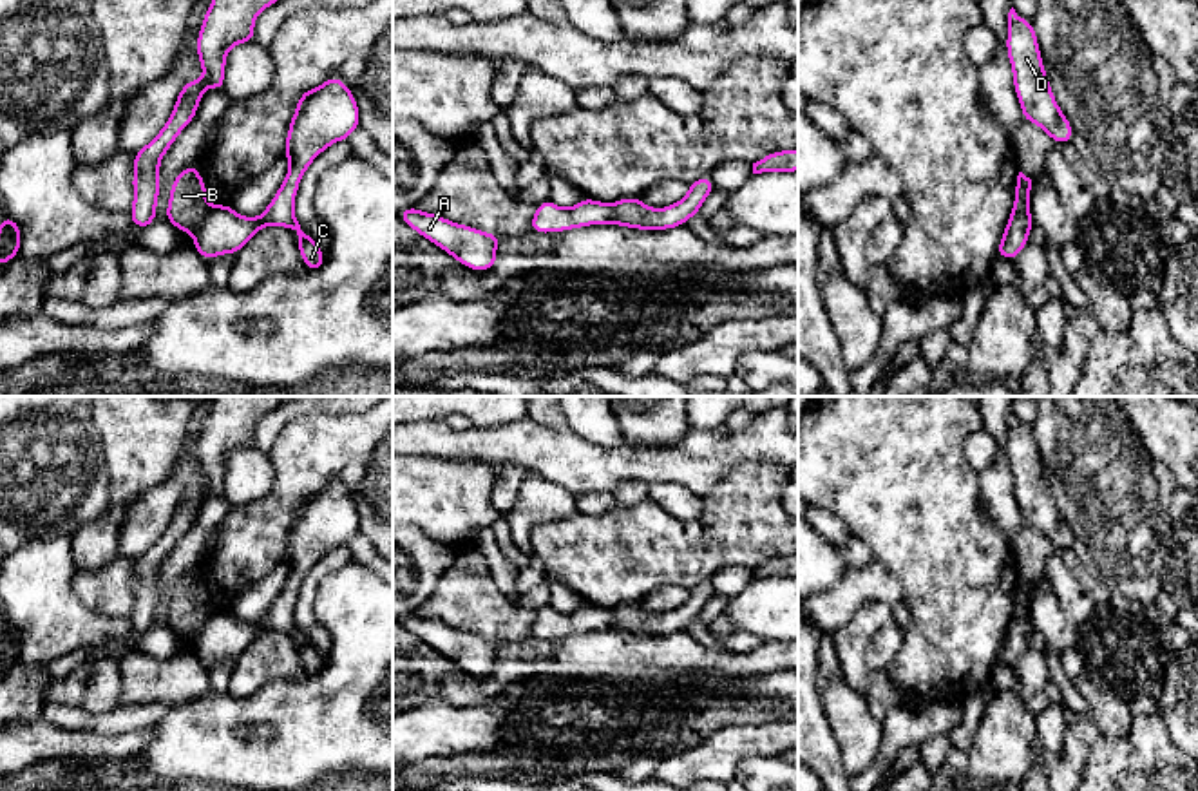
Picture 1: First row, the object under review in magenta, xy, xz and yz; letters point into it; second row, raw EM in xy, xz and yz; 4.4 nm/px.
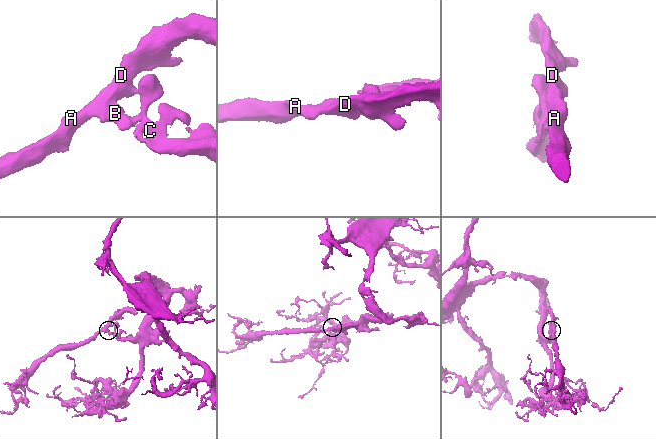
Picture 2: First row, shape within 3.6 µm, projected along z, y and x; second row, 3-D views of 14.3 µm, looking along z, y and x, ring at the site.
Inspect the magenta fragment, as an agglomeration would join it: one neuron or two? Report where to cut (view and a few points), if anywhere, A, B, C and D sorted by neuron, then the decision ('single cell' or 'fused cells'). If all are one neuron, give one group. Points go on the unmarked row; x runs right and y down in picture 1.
xy (212, 612), (192, 638) | A B D / C | fused cells

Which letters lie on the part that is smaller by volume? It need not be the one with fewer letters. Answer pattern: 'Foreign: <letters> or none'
Foreign: A, B, D

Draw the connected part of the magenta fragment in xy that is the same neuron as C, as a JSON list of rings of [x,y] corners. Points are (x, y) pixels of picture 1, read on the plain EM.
[[[331,481],[322,491],[304,496],[290,527],[284,559],[290,576],[261,623],[242,623],[230,610],[217,610],[194,637],[194,652],[203,664],[239,659],[262,632],[295,635],[306,675],[319,675],[326,661],[315,644],[300,635],[293,619],[302,579],[329,550],[347,545],[360,532],[357,505],[347,491]]]

